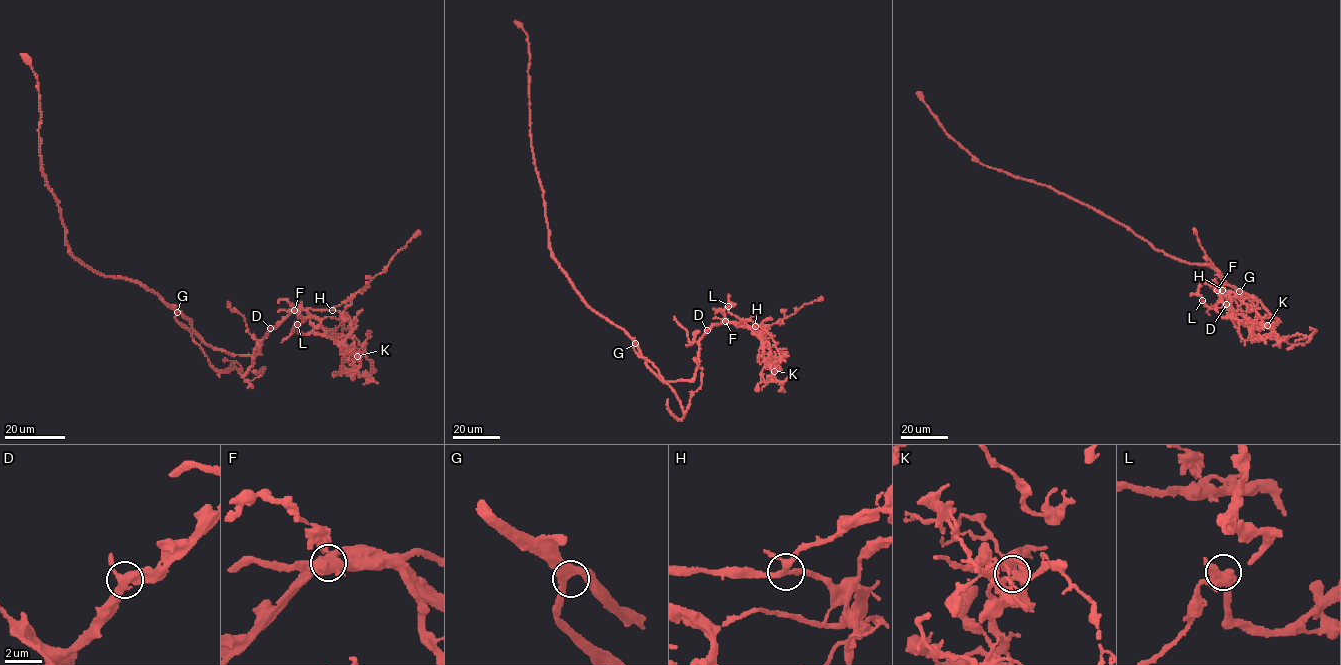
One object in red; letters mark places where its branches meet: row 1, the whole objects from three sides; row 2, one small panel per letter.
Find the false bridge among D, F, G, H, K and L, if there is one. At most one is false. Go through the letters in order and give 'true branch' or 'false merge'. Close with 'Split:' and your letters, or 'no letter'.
D: true branch
F: false merge
G: true branch
H: true branch
K: true branch
L: true branch
Split: F

